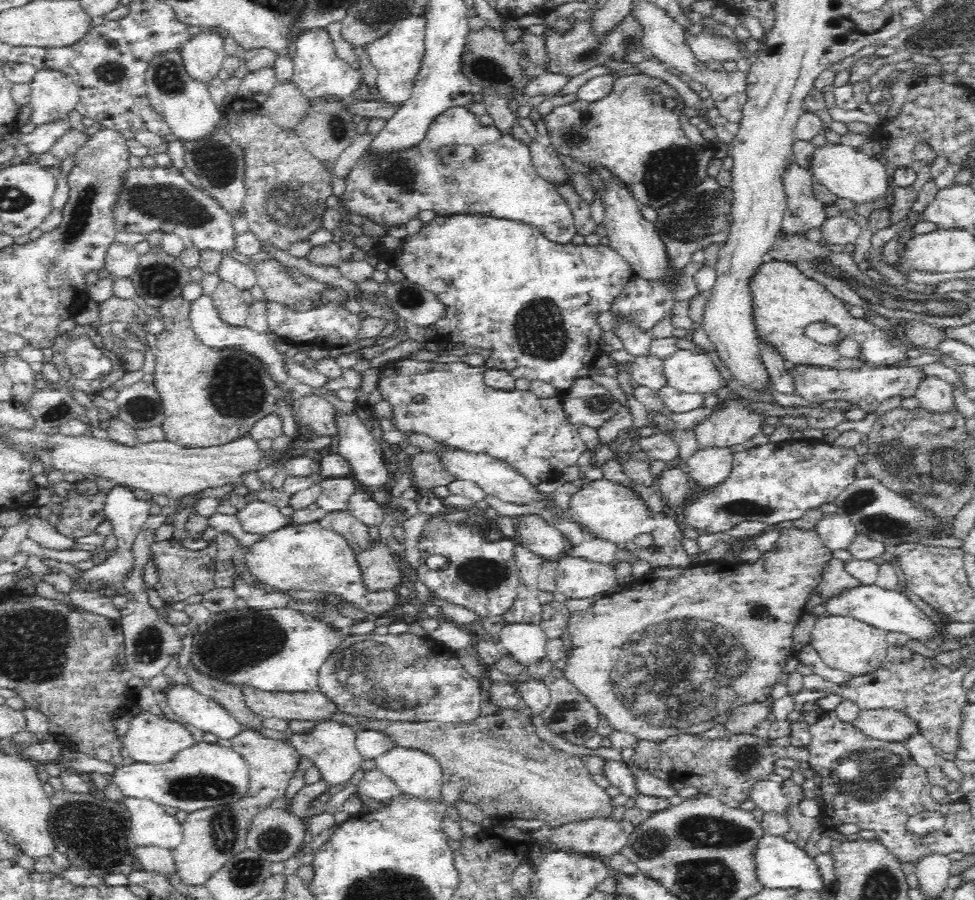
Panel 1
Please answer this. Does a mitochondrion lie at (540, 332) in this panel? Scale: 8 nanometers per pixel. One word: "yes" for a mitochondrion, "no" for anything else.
yes

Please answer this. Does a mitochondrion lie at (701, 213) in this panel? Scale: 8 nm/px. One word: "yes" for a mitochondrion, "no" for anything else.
yes

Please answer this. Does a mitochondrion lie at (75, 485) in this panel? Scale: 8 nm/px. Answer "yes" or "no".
no

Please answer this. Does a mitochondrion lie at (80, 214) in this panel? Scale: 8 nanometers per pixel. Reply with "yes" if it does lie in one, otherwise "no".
yes

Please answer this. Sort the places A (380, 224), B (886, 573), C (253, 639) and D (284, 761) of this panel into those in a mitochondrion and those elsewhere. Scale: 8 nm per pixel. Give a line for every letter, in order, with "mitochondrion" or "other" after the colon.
A: other
B: other
C: mitochondrion
D: other

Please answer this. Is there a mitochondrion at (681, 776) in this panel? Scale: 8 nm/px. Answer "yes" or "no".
no

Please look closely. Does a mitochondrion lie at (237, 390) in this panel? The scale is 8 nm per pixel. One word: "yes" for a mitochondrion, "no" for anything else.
yes

